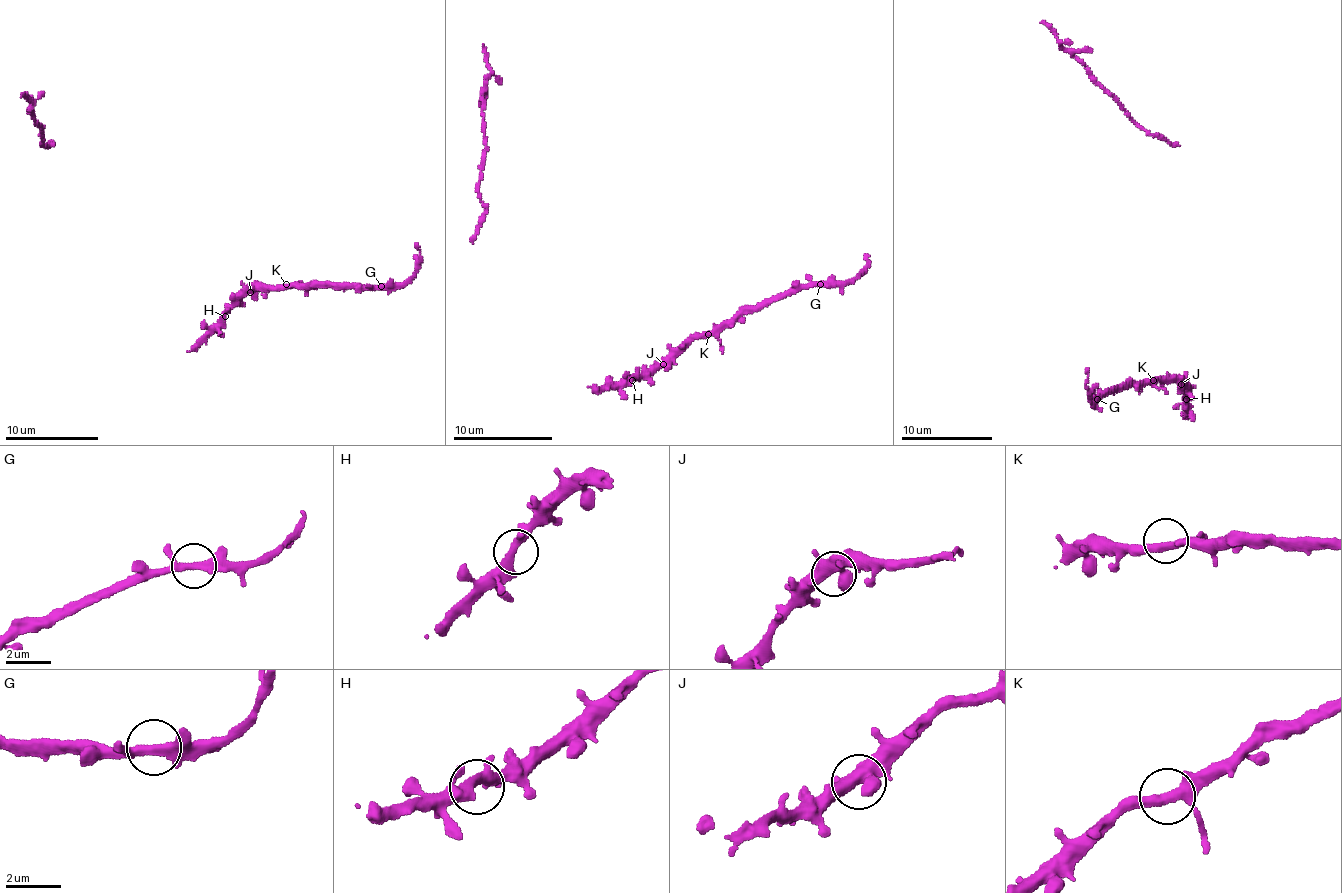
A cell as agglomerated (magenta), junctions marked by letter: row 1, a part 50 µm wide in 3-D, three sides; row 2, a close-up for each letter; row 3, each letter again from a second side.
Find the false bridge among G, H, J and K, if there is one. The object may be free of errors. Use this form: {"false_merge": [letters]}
{"false_merge": []}

